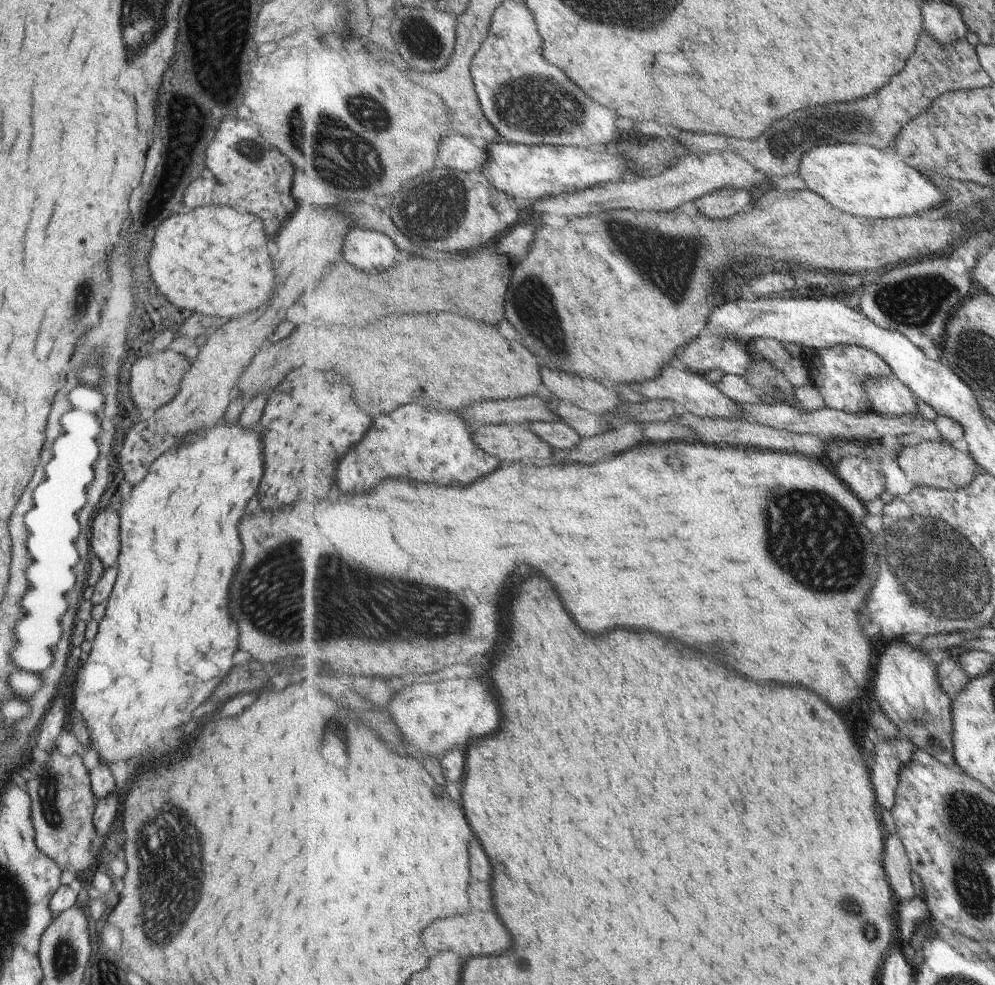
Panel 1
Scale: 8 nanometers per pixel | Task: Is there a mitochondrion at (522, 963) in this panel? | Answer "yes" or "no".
no

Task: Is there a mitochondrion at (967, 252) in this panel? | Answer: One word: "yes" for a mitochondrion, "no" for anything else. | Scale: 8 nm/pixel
no

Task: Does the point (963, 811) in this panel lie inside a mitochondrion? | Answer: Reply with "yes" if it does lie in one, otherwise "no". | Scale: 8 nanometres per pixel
yes

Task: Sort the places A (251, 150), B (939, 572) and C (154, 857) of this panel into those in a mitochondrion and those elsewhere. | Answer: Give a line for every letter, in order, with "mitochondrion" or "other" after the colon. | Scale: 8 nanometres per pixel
A: mitochondrion
B: mitochondrion
C: mitochondrion

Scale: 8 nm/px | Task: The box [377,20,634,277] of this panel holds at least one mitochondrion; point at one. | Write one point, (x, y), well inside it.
(537, 105)

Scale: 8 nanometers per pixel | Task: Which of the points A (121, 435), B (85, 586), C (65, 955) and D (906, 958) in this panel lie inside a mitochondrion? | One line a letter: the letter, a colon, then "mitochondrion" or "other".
A: other
B: other
C: mitochondrion
D: other

